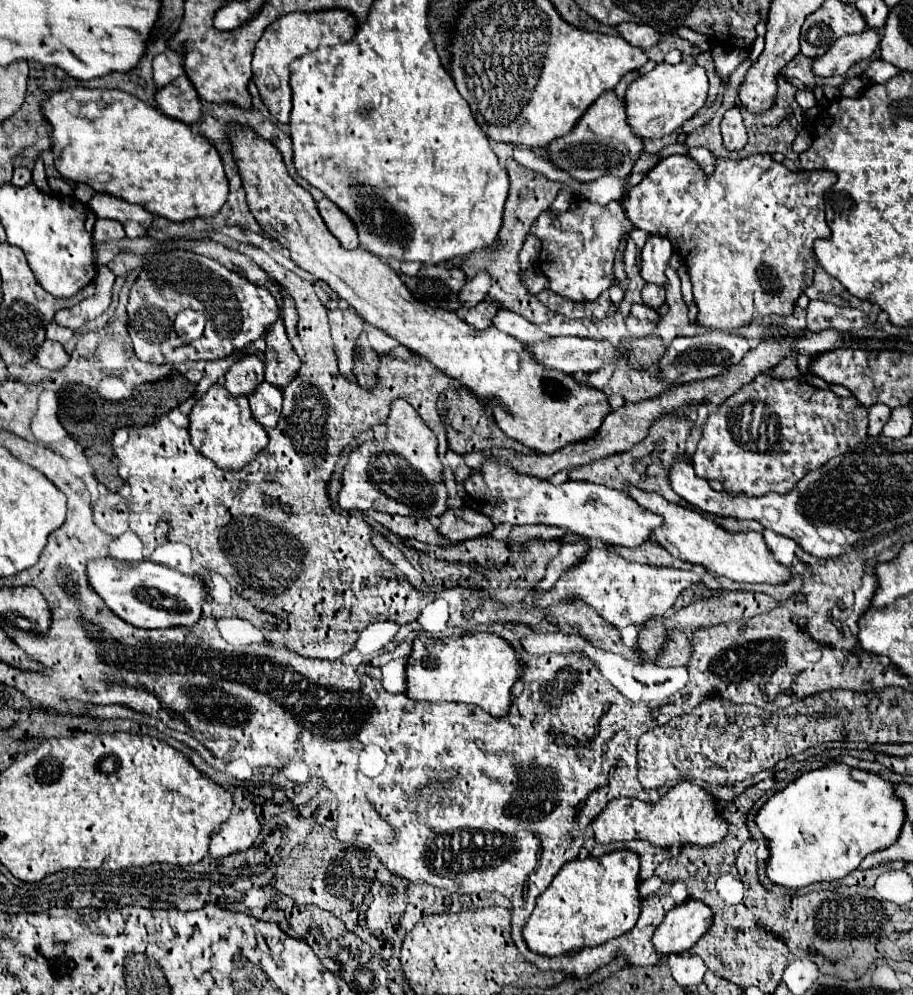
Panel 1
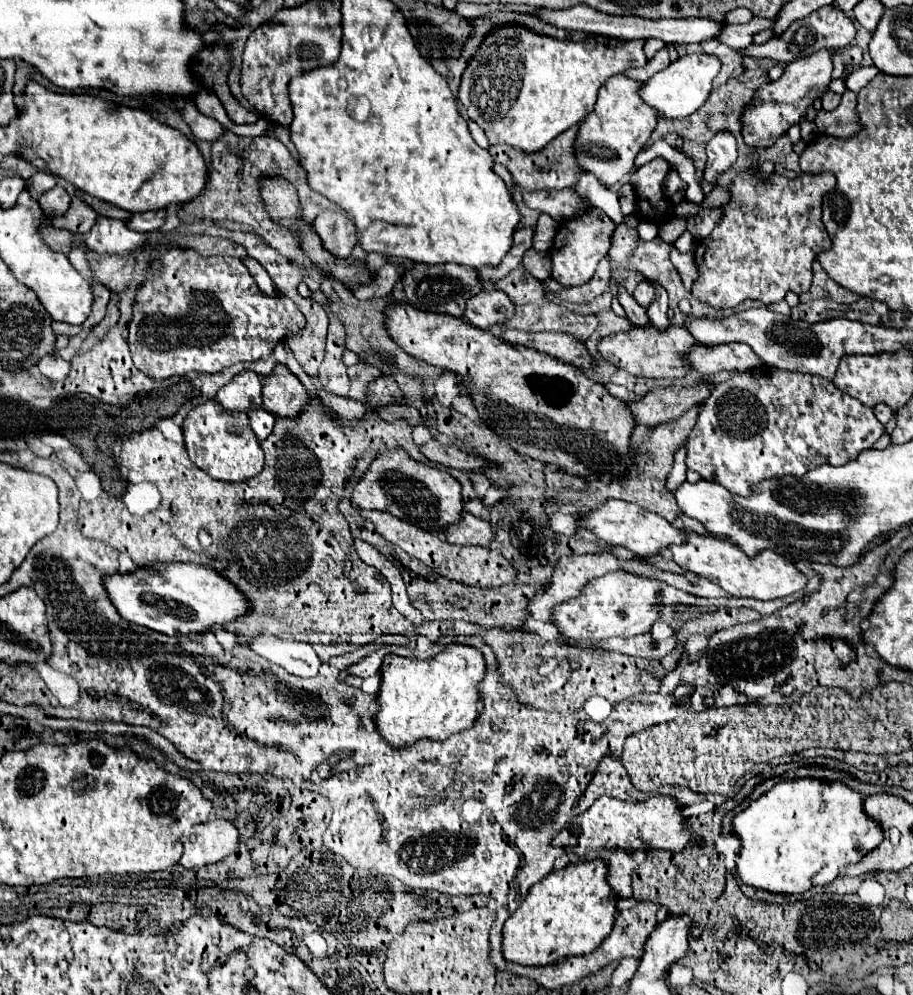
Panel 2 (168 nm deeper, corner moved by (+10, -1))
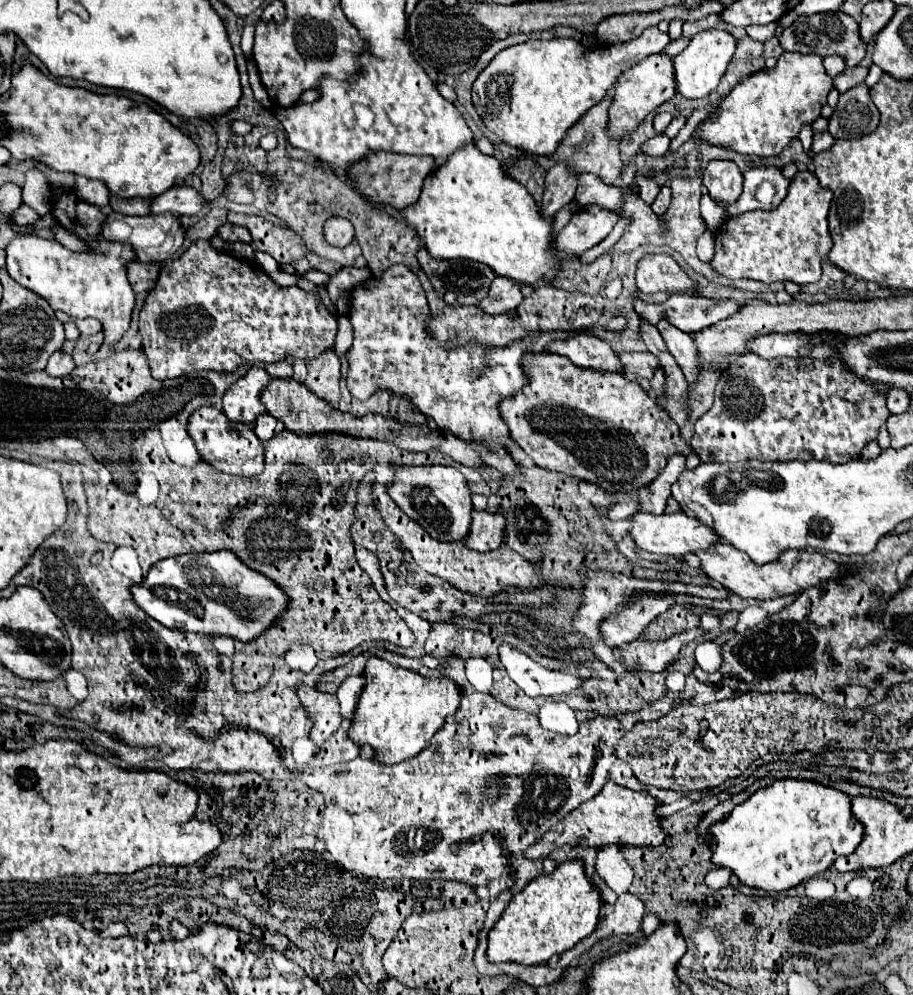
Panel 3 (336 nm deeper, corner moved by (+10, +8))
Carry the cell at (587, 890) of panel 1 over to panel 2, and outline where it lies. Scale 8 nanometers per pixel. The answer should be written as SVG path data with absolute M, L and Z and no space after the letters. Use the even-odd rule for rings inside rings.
M604 859L570 863L532 885L520 907L504 923L504 957L520 965L550 965L562 957L594 951L616 921L616 895L606 883L606 871ZM604 897L610 899L608 907L600 903Z

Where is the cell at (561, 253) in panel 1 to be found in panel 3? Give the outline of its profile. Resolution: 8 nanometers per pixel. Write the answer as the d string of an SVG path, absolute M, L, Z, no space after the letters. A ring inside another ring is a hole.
M586 206L572 216L568 226L557 234L557 251L582 256L592 246L600 244L618 222L618 212L606 210L602 206Z

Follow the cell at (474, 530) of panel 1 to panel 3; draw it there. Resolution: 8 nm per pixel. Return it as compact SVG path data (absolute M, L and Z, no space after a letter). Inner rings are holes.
M472 510L472 528L464 544L470 550L478 552L496 550L504 540L504 530L506 530L506 518L502 514Z

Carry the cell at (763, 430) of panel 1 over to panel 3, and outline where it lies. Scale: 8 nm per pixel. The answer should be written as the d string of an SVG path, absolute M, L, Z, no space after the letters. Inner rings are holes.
M744 354L738 356L724 372L722 378L716 384L716 400L714 406L694 424L694 436L690 440L692 450L698 454L702 462L744 462L744 460L770 460L770 462L788 462L788 460L822 460L822 462L848 462L860 456L862 448L878 438L878 432L886 418L890 416L886 406L886 394L874 390L874 386L866 384L864 380L856 378L854 374L846 372L840 362L828 364L828 362L814 362L810 358L806 360L794 360L794 358L776 358L776 360L764 360L756 354Z

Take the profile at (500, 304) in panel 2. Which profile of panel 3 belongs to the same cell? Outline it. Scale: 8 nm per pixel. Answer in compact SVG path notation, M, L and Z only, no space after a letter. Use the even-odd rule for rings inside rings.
M496 276L488 296L480 302L480 306L488 312L488 314L502 314L502 312L510 312L514 310L520 302L522 302L522 292L520 292L520 284L508 278L500 278Z

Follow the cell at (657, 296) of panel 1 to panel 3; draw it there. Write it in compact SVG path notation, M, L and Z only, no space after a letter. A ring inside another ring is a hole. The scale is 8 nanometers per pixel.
M646 254L636 266L636 286L644 294L696 294L698 288L698 284L668 254Z

